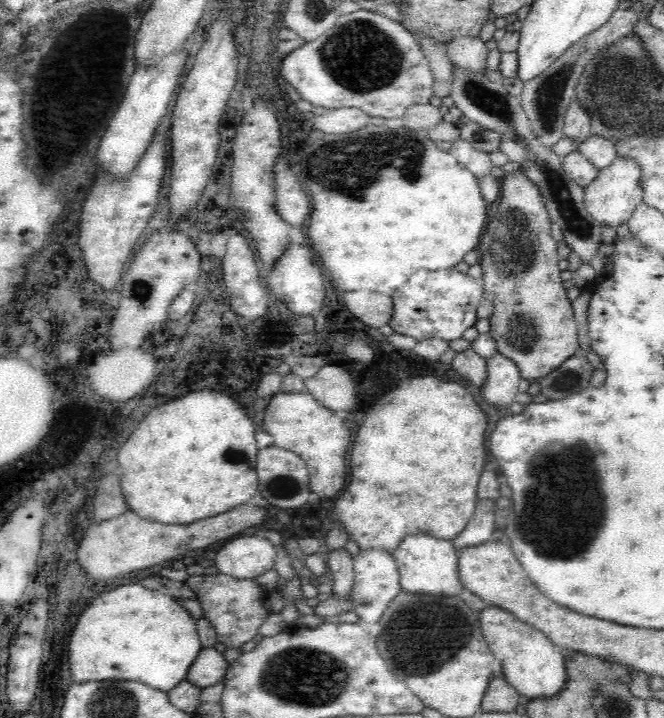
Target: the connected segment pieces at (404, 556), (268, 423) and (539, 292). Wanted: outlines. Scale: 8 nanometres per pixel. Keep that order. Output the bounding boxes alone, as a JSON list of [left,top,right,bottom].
[[393,534,464,596],[263,391,352,498],[478,171,581,382]]

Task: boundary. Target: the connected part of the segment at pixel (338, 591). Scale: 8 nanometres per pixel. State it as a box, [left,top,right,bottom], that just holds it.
[327,547,355,598]

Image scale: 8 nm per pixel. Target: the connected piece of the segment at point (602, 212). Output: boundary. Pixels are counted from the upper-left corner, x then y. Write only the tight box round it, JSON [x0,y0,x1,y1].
[584,156,643,229]

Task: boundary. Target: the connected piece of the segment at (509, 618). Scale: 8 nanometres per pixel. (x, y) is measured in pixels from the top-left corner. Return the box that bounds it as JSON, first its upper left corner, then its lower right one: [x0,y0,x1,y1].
[479,605,568,698]

